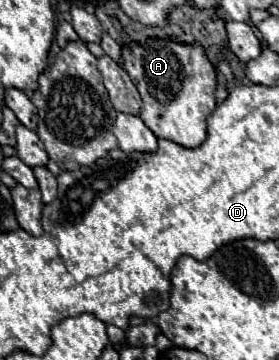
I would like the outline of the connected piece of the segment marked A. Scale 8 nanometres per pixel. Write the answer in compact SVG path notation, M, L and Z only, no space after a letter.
M148 38L146 42L138 44L132 42L122 48L122 68L130 74L134 86L138 88L142 96L142 114L140 118L144 124L158 136L168 138L176 144L182 144L186 148L196 148L206 140L206 116L216 108L216 86L218 86L218 72L214 64L210 62L204 46L200 44L186 44L180 40L160 40L160 38Z

